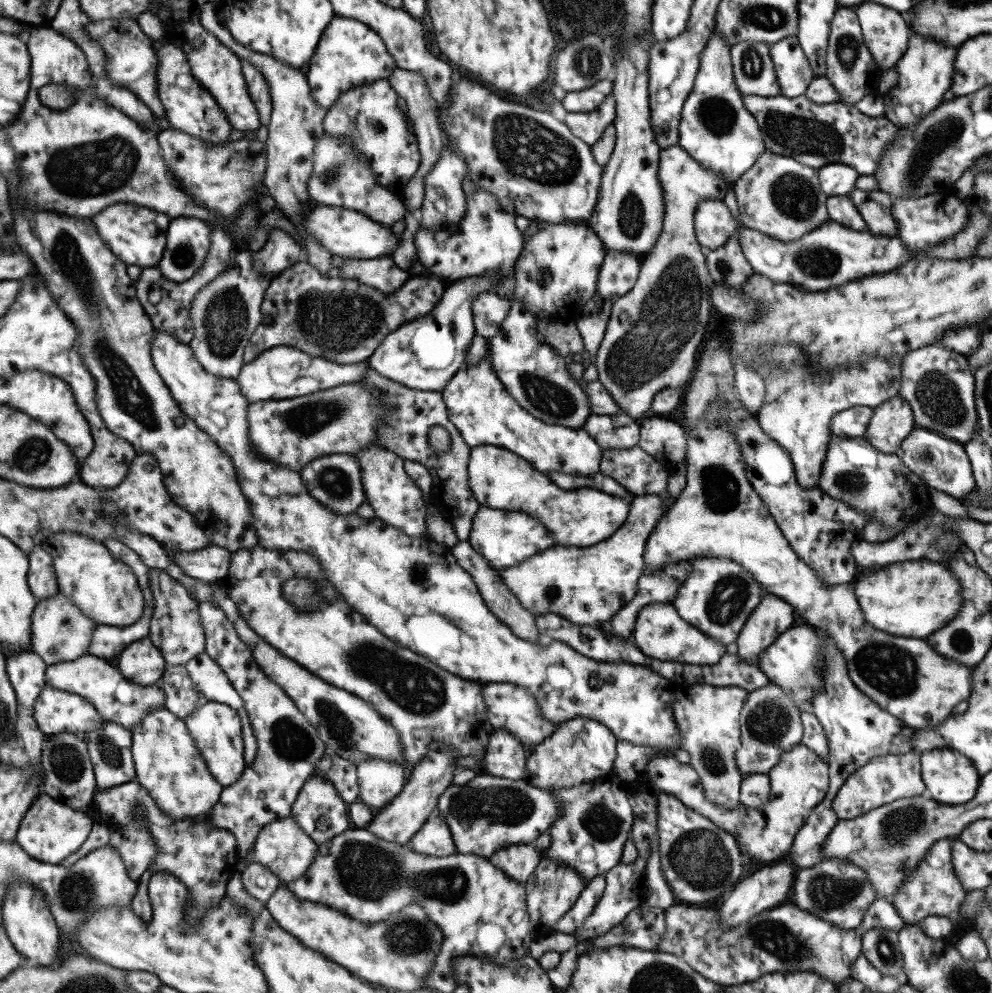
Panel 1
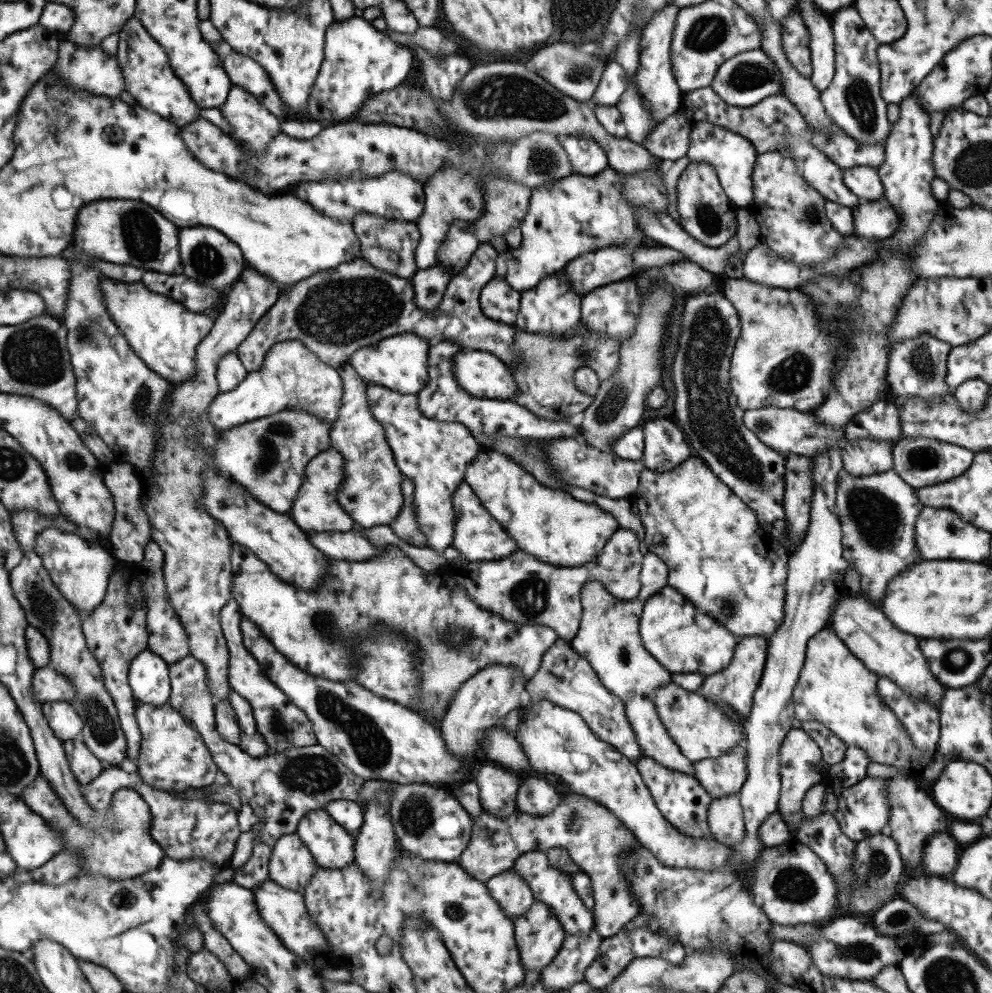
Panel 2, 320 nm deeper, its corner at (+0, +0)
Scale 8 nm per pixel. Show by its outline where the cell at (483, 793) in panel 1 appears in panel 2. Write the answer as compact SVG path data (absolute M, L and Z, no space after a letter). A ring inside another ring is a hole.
M563 793L553 810L541 816L531 816L518 810L503 819L497 819L482 810L471 819L471 835L463 852L456 860L467 874L485 882L492 876L512 868L515 859L529 851L565 848L573 864L590 878L594 905L592 919L596 933L601 938L617 934L624 924L639 914L636 896L630 892L626 870L630 869L628 856L638 842L627 827L623 826L604 806L579 794Z

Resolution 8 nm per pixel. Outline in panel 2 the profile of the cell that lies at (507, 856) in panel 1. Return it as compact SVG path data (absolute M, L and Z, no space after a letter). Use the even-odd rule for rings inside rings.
M512 868L489 878L484 882L489 896L512 920L522 916L534 901L525 881Z

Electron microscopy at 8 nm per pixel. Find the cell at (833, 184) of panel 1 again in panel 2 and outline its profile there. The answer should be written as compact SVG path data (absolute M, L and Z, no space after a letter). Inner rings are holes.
M852 166L842 169L842 181L861 202L879 200L884 196L878 172L873 167Z

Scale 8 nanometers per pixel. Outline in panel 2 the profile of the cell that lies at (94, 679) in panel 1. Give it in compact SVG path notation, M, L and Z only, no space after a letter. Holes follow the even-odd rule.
M49 664L36 668L31 677L31 690L37 703L68 702L75 698L75 687L66 676L53 670Z

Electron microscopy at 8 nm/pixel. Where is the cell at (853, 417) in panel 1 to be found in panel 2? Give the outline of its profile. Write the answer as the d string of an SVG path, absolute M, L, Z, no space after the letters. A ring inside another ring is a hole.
M774 406L745 410L742 414L742 423L765 445L775 450L779 454L801 454L811 456L819 451L827 450L831 447L842 448L845 441L844 427L830 428L820 424L816 416L811 412L799 412L798 410L787 408L780 409Z

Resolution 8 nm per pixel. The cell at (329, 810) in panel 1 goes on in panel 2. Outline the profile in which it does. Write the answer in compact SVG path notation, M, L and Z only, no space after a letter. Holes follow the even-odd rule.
M325 809L308 810L295 833L321 868L339 869L353 860L354 837L337 825Z

